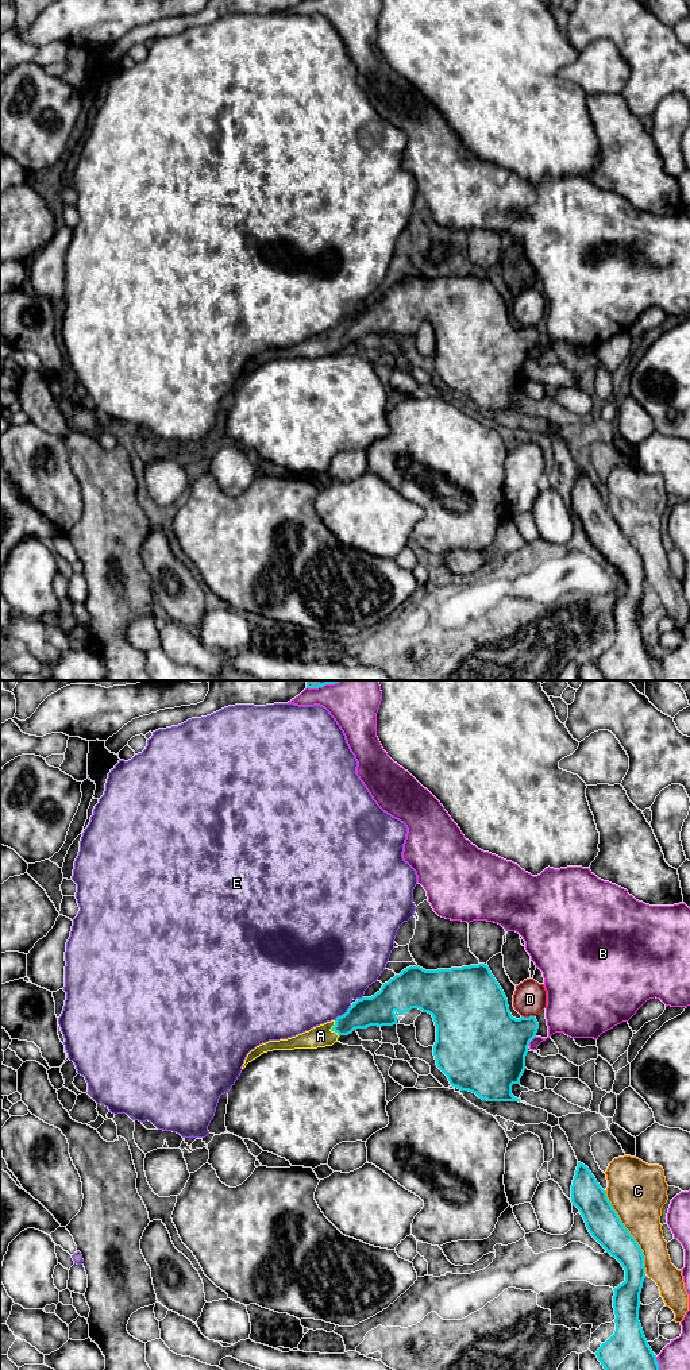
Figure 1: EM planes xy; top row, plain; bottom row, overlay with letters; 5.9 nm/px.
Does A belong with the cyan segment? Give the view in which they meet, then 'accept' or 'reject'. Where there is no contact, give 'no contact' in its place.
meets cyan in xy; accept

